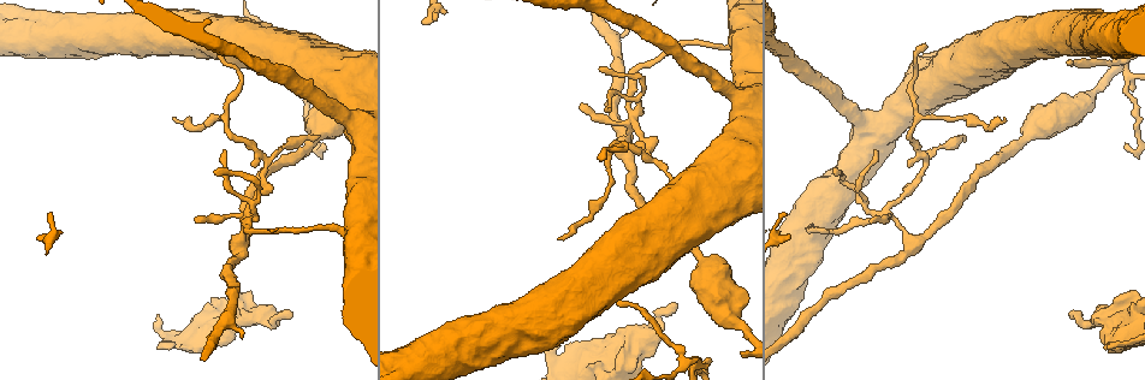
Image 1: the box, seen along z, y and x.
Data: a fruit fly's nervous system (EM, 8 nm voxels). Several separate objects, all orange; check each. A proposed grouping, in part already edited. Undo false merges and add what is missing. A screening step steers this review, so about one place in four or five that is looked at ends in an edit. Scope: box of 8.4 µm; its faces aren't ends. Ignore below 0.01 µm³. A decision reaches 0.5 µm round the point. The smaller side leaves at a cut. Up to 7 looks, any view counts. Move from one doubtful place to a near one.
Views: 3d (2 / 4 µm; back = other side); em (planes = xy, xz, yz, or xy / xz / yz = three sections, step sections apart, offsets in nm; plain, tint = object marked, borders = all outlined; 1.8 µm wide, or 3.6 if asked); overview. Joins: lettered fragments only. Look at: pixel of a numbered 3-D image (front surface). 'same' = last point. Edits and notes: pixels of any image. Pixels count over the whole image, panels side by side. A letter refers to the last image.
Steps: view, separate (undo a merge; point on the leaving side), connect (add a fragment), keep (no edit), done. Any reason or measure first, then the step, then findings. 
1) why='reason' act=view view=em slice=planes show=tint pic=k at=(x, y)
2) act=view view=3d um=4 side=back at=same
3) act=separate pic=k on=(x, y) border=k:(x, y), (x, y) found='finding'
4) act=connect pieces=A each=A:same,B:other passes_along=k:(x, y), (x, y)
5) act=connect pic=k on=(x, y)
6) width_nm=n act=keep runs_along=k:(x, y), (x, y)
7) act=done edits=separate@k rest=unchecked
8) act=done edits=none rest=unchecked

act=view view=em slice=planes show=tint pic=1 at=(630, 115)

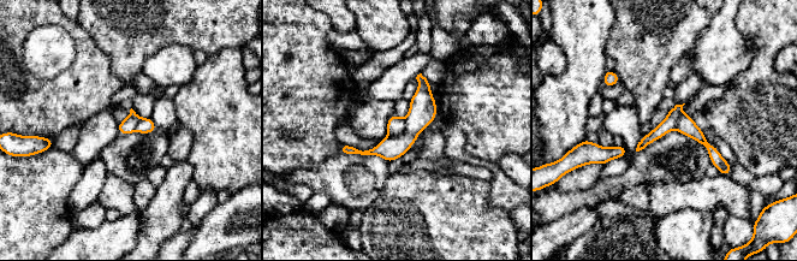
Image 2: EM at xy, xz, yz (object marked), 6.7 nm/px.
act=view view=em slice=planes show=borders at=same

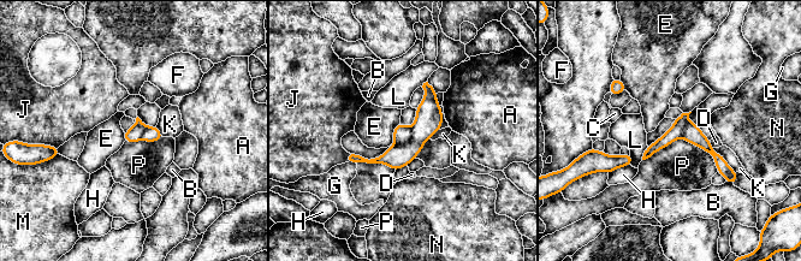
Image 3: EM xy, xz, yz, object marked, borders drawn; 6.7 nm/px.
width_nm=110 act=separate pic=3 on=(398, 155) each=A:other,B:other,C:other,D:other,E:other,F:other,G:other,H:other,J:other,K:other,L:other,M:other,N:other,P:other found='two neurons meet here'

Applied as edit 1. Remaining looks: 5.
act=view view=overview

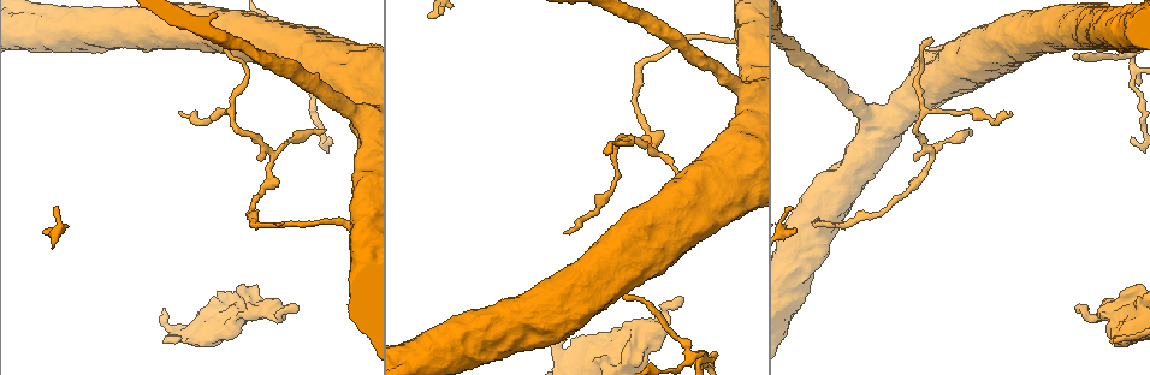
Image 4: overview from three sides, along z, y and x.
why='three-way junction' act=view view=3d um=4 pic=4 at=(1133, 68)

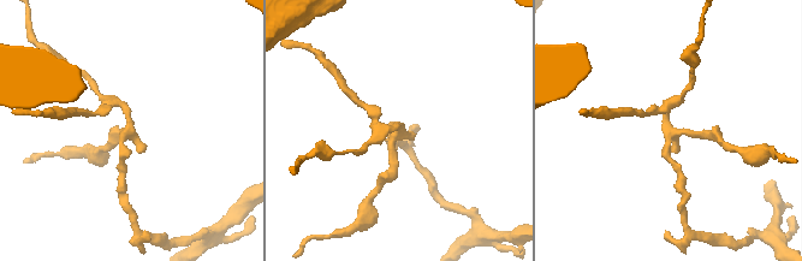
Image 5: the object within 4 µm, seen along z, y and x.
arms=3 why='shape alone is not enough' act=view view=em slice=yz step=16 show=tint pic=5 at=(131, 132)

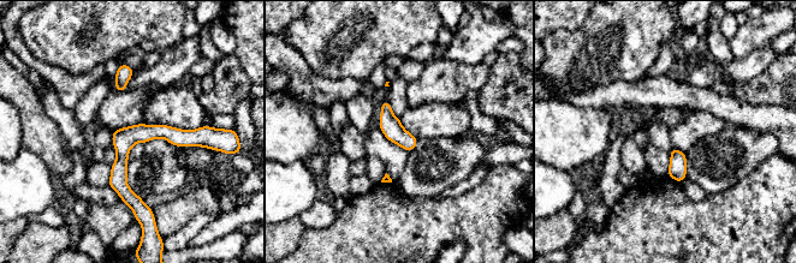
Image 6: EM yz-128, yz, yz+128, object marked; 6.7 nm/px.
why='what lies round it' act=view view=em slice=yz step=16 show=borders at=same

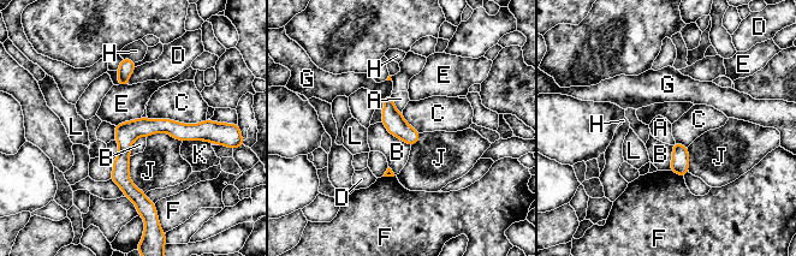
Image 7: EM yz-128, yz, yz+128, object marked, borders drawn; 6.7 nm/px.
width_nm=20 act=keep each=A:other,B:other,C:other,D:other,E:other,F:other,G:other,H:other,J:other,K:other,L:other runs_along=7:(202, 135), (141, 126), (114, 178) found='one neuron here'

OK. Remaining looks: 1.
act=done edits=separate@3 rest=unchecked

